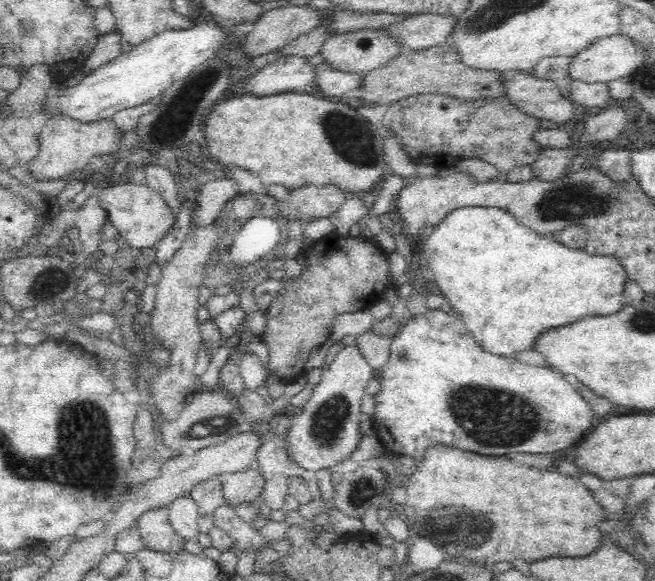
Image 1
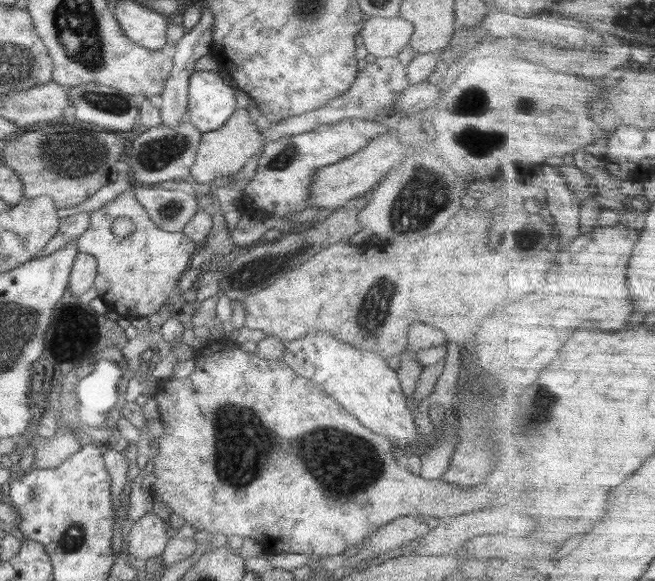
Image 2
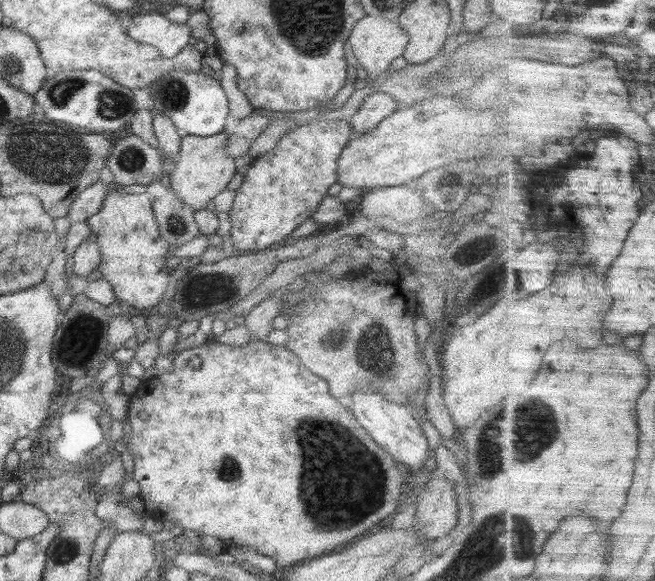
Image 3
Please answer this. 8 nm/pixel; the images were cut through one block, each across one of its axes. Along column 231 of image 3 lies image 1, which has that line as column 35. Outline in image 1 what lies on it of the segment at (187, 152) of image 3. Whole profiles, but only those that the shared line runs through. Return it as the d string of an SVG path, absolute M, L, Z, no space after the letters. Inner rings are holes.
M52 116L40 131L39 153L26 168L36 180L49 181L67 179L76 171L85 170L93 162L105 159L116 152L124 131L114 126L111 118L96 122L78 122L69 116Z

